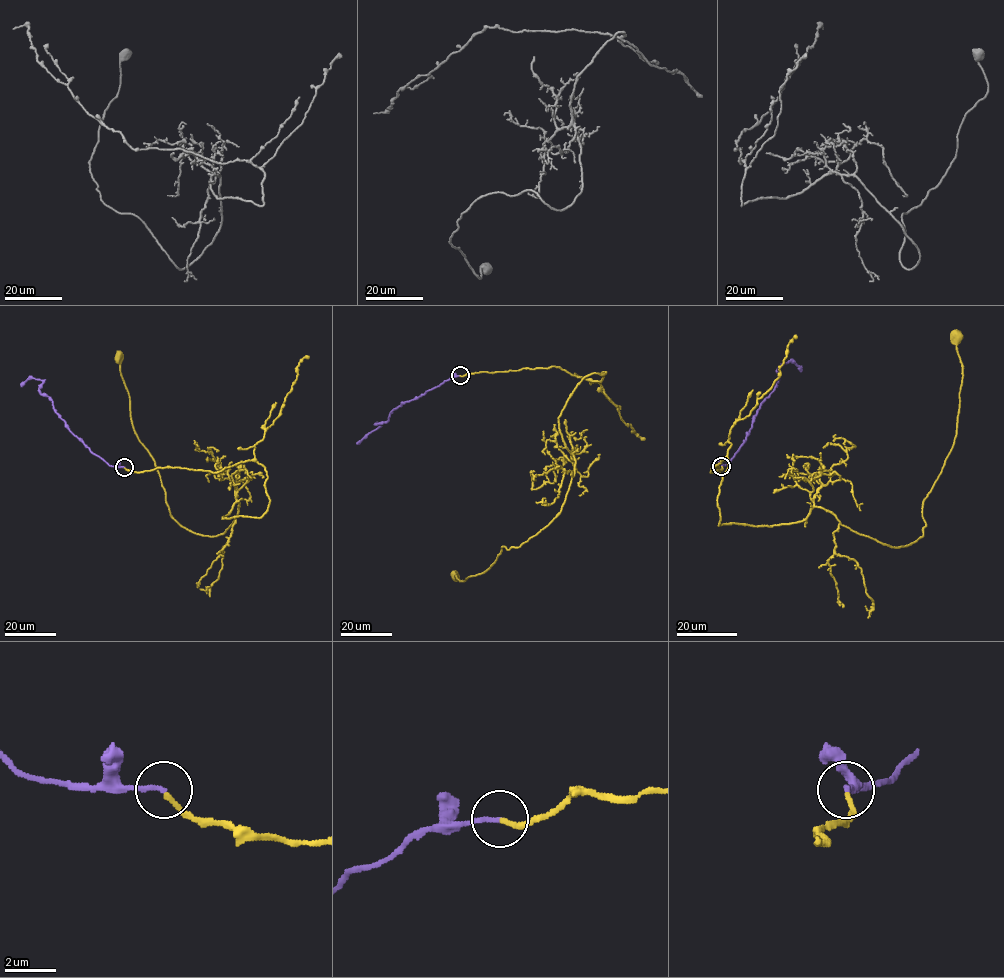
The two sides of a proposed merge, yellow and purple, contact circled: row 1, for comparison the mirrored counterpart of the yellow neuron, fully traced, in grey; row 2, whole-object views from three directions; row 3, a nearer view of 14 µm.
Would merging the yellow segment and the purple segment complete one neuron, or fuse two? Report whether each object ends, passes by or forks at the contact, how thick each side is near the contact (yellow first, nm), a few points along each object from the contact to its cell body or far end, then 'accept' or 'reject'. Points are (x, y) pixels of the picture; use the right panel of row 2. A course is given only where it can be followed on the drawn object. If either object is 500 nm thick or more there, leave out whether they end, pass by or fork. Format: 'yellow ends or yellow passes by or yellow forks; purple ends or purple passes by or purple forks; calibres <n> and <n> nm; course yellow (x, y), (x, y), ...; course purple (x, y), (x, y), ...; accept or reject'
yellow ends; purple ends; calibres 180 and 190 nm; course yellow (721, 466), (718, 525), (815, 507), (914, 542), (956, 432), (956, 338); course purple (721, 466), (734, 457), (747, 436), (756, 410), (778, 379), (778, 368), (793, 361), (801, 371); accept

